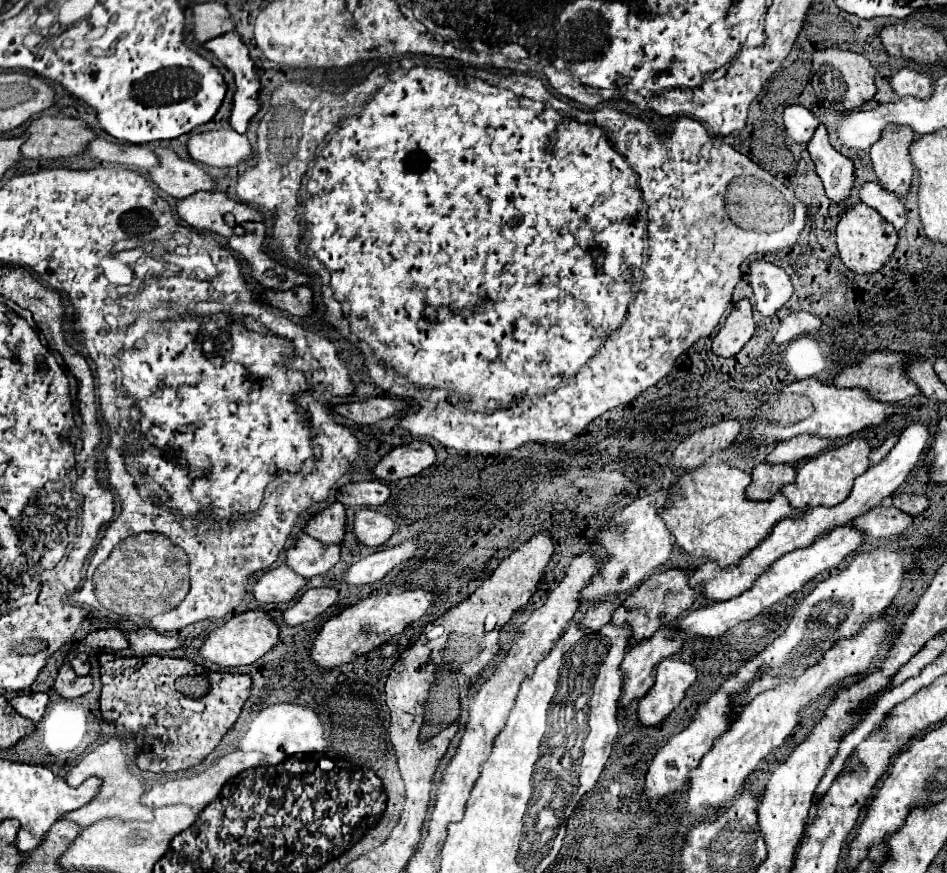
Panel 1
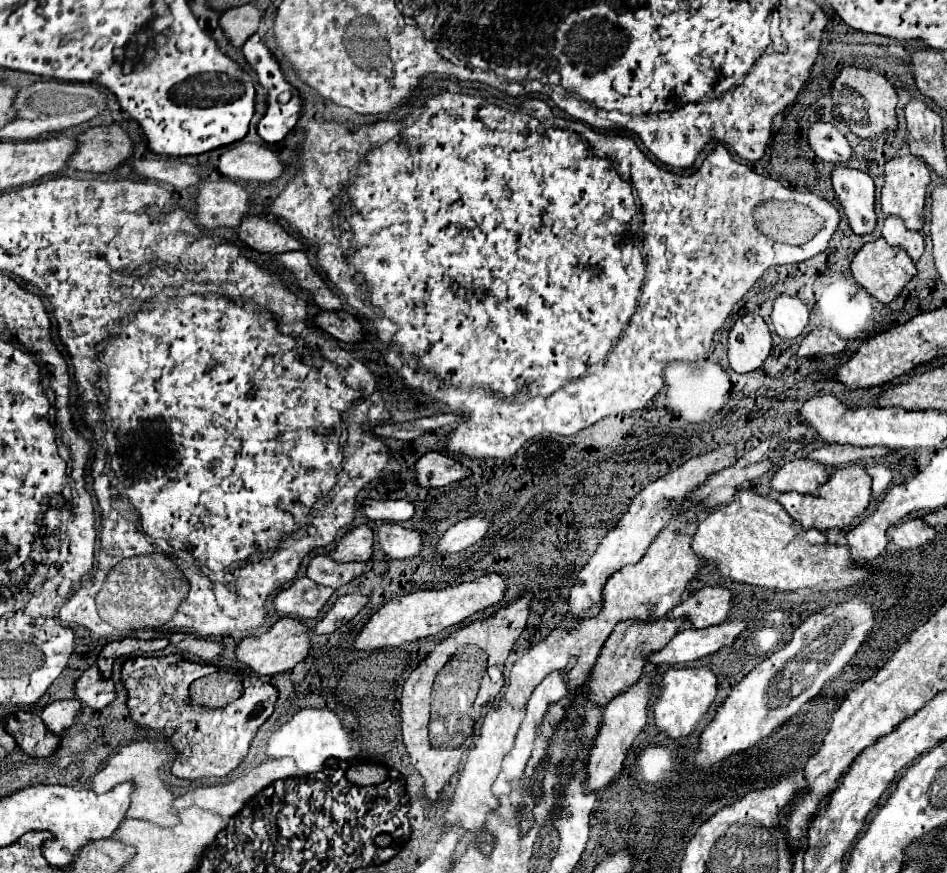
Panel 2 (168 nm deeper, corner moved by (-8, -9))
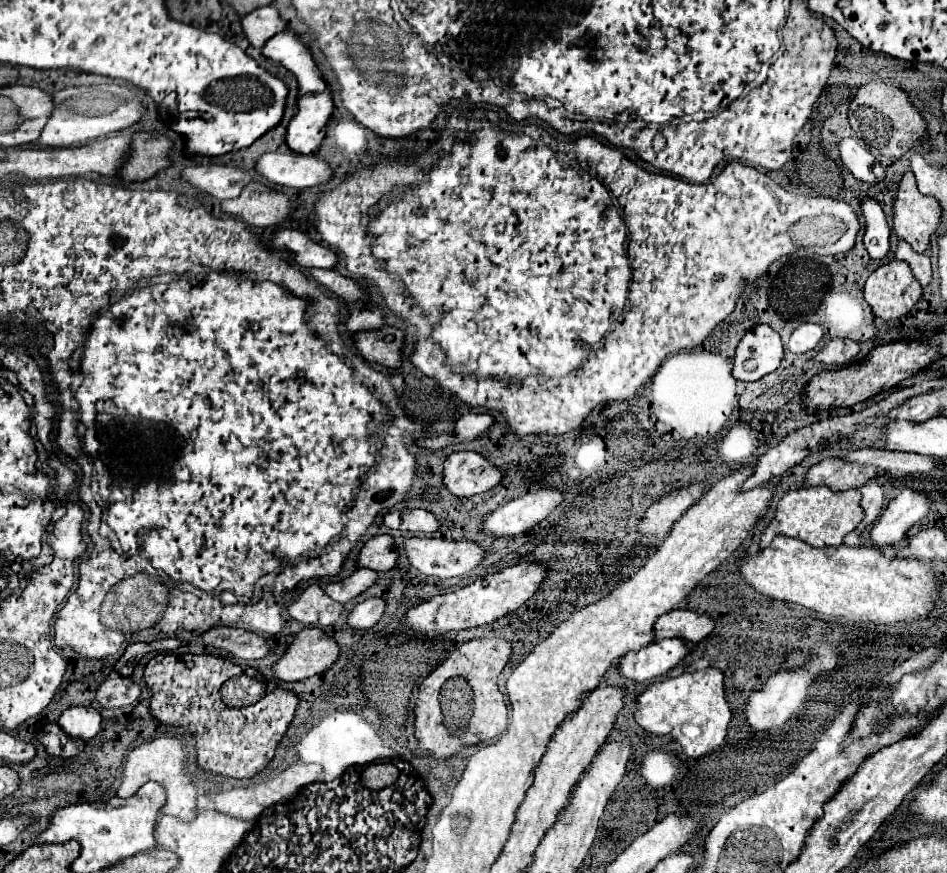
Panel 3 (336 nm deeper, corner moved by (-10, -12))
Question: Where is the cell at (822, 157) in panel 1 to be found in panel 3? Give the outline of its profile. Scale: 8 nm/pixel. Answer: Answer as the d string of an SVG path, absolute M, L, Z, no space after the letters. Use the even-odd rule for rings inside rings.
M862 198L862 214L866 220L864 244L872 260L882 260L890 250L890 226L886 224L886 216L880 204L872 198Z

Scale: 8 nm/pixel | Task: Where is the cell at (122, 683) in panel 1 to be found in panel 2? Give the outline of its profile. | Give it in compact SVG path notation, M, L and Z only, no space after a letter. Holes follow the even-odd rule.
M168 655L168 657L134 657L124 663L122 667L122 685L128 691L128 711L130 717L140 727L154 727L158 729L176 749L176 759L172 765L172 775L180 779L200 779L200 777L224 777L232 769L238 767L238 763L248 753L250 741L256 735L258 727L270 717L274 711L274 701L278 699L278 691L270 683L252 681L252 677L244 683L244 693L240 699L228 703L224 709L208 709L200 705L192 705L188 701L188 685L194 679L192 671L196 671L196 663L188 661L180 655Z

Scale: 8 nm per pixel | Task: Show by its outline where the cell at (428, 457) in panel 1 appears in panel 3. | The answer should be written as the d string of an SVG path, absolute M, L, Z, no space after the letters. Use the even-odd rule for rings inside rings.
M454 452L444 462L444 484L458 498L470 498L496 488L504 470L478 452Z

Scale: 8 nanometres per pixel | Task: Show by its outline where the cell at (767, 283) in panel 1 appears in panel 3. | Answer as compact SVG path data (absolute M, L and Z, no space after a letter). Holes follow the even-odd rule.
M800 324L798 330L790 336L788 350L794 354L806 354L814 350L824 338L824 330L818 324Z

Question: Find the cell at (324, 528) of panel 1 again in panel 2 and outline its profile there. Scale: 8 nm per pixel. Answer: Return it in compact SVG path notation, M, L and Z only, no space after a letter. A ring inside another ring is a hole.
M358 525L352 531L346 531L346 535L338 541L336 549L332 549L328 555L336 563L346 561L368 561L372 557L372 529L368 525Z

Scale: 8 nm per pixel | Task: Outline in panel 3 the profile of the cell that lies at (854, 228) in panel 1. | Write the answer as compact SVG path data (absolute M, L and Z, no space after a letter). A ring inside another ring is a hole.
M892 260L870 274L864 286L864 298L872 312L890 322L906 316L922 296L922 286L914 280L910 266Z

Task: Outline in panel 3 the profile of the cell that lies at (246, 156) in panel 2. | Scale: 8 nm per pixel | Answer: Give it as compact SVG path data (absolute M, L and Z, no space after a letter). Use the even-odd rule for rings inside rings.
M268 152L256 162L256 168L268 182L298 190L324 184L334 176L324 160L296 152Z

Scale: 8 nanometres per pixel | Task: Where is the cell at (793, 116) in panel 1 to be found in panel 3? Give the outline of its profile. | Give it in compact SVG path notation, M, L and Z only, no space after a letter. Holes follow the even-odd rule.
M844 138L838 144L840 148L840 156L844 166L862 182L868 184L876 184L882 182L886 176L884 166L874 158L874 154L870 154L870 150L866 150L864 146L860 146L856 140L852 138Z

